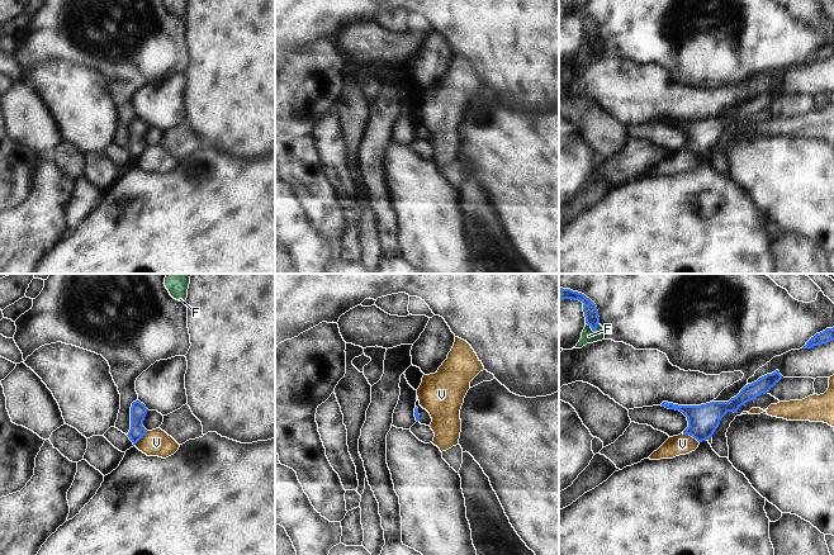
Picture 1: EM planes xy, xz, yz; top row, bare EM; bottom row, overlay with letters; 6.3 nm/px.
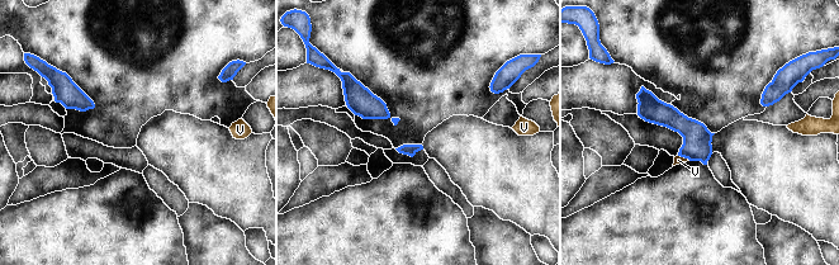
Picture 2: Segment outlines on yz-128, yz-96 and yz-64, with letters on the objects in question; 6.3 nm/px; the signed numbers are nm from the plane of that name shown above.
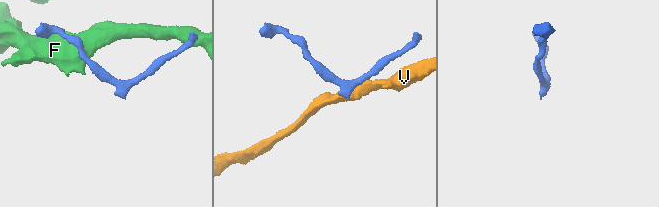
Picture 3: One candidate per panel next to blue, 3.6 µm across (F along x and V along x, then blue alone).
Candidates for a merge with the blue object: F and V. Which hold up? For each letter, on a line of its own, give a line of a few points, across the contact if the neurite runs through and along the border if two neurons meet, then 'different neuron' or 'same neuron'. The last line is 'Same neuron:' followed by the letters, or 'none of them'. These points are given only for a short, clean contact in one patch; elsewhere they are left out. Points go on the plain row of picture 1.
F: yz (586, 38), (593, 47), (597, 46) | different neuron
V: different neuron
Same neuron: none of them

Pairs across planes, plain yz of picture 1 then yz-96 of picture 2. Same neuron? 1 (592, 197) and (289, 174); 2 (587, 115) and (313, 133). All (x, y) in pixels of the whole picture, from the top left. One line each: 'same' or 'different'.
1: different
2: same

